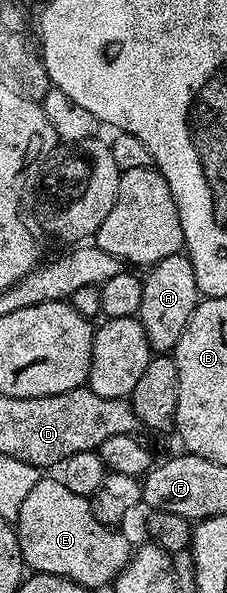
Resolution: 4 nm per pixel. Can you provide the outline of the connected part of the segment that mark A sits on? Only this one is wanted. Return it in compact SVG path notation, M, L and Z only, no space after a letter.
M178 254L171 258L163 258L152 265L148 272L149 276L144 277L143 302L139 319L149 339L150 349L157 354L169 354L177 347L179 338L199 303L195 270L188 255Z

